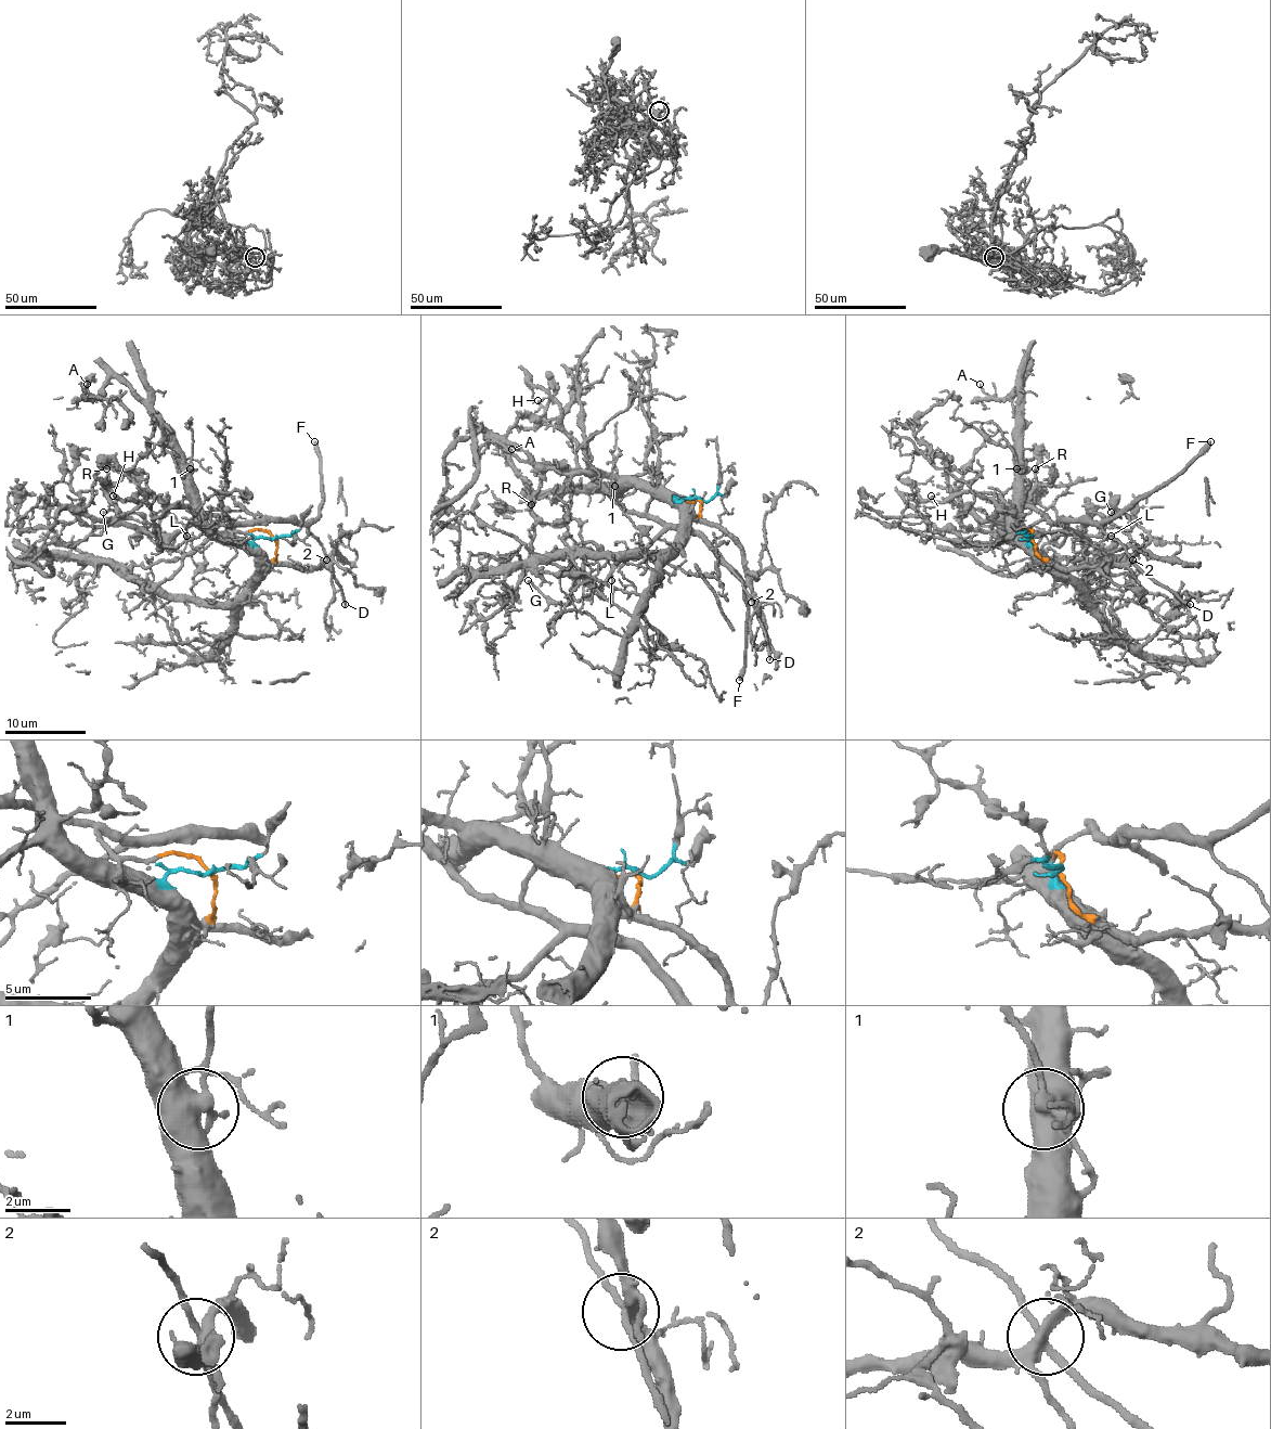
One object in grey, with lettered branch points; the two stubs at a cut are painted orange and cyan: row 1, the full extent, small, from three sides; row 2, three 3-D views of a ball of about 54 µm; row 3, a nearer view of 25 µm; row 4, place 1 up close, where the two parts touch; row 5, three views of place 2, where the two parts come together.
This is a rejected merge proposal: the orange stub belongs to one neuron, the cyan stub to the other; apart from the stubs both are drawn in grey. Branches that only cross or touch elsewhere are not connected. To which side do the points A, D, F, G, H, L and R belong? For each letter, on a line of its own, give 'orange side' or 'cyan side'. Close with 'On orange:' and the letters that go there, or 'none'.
A: cyan side
D: orange side
F: orange side
G: orange side
H: orange side
L: orange side
R: cyan side
On orange: D, F, G, H, L

